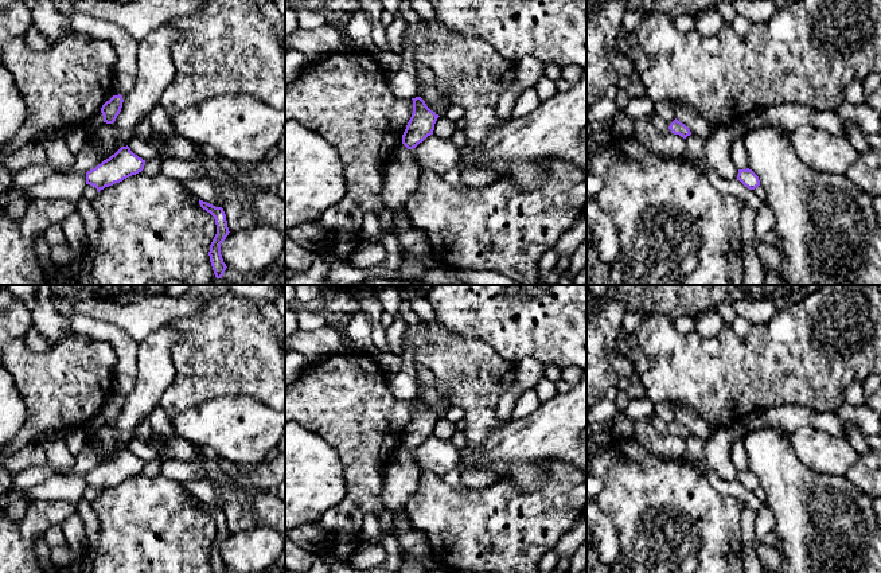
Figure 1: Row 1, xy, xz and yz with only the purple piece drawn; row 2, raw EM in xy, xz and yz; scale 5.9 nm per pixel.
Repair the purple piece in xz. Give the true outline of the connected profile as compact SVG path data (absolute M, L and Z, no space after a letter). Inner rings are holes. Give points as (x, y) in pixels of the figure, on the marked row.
M421 97L413 100L413 113L402 135L402 141L395 147L387 167L381 230L385 234L393 233L393 215L402 211L409 196L418 184L421 168L413 159L410 149L416 148L428 136L433 135L434 124L440 117L430 110Z

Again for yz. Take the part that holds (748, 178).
M749 168L738 169L737 180L740 180L749 190L755 190L760 186L759 176Z

